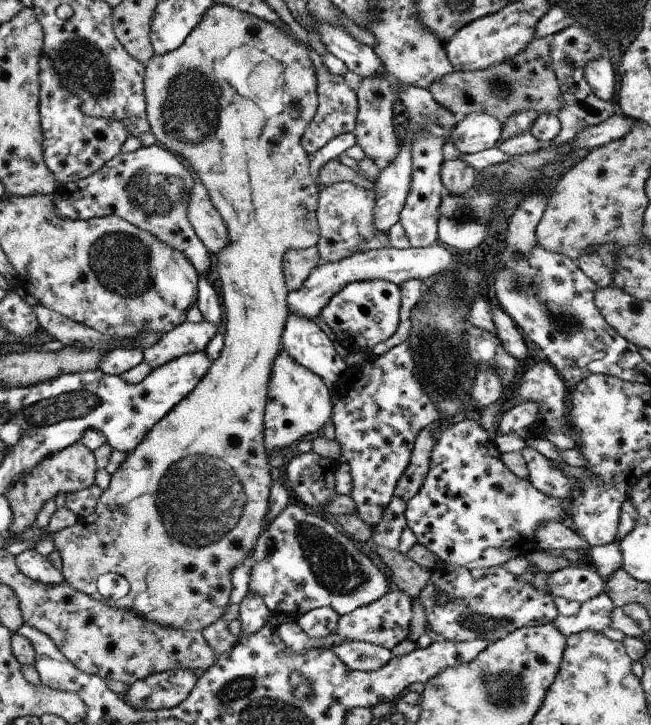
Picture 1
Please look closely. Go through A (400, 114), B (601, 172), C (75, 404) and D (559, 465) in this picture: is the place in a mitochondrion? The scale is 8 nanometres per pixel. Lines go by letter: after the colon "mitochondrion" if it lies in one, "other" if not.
A: other
B: other
C: mitochondrion
D: other

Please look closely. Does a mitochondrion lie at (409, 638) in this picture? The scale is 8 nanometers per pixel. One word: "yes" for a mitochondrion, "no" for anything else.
no

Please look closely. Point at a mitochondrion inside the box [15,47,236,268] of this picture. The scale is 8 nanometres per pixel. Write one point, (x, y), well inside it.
(189, 112)

